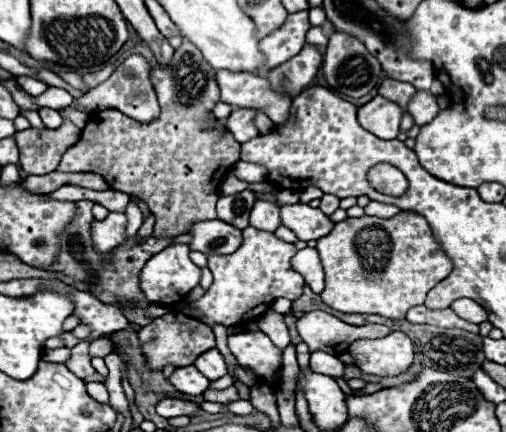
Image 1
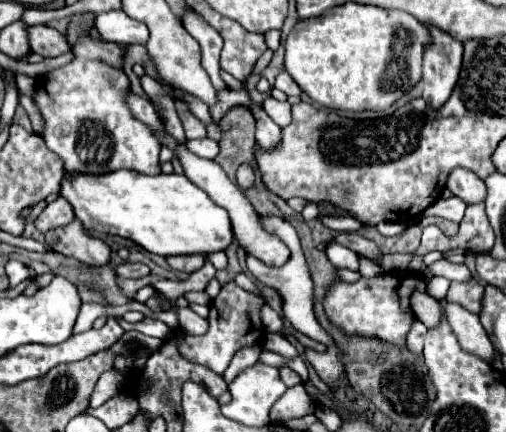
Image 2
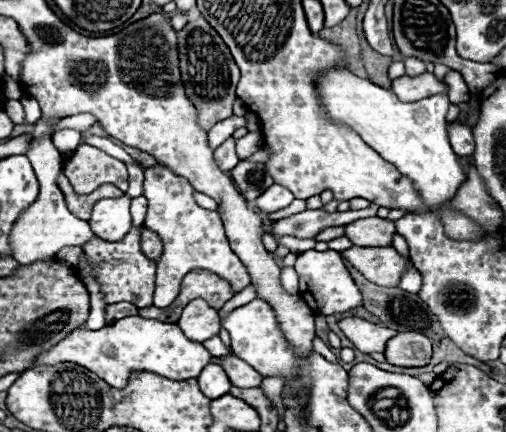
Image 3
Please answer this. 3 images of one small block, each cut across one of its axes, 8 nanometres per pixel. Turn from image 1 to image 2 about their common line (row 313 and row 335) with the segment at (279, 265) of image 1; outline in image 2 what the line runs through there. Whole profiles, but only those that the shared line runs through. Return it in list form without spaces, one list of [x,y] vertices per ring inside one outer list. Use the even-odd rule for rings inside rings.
[[[228,282],[220,288],[218,296],[210,302],[210,314],[208,314],[208,332],[202,336],[180,336],[178,338],[178,350],[180,354],[194,364],[206,366],[216,374],[222,374],[234,354],[248,346],[260,346],[259,335],[265,334],[265,329],[260,317],[260,308],[266,304],[266,298],[262,294],[248,292],[240,288],[236,282]]]

